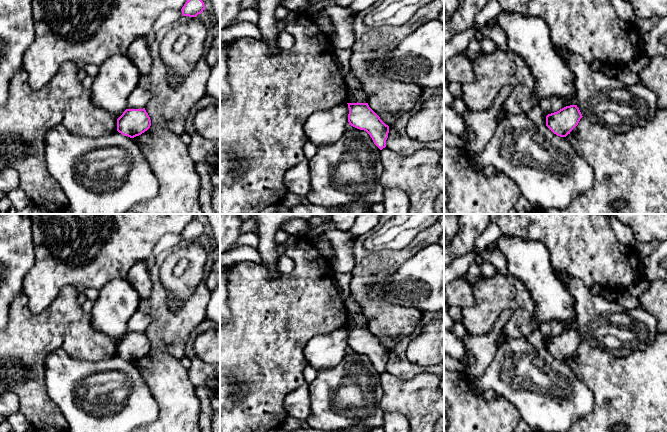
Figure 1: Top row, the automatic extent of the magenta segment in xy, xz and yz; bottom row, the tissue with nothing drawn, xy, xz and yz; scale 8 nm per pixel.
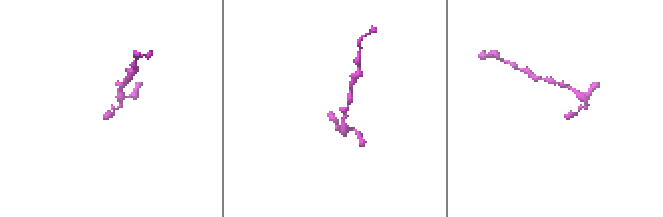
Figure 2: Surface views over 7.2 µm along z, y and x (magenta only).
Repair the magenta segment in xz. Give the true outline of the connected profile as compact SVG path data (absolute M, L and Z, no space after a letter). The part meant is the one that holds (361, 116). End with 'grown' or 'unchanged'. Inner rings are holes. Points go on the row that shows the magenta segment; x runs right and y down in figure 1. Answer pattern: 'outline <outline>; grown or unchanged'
outline M347 103L349 125L366 131L374 144L382 150L386 147L389 126L369 107L368 103Z; unchanged

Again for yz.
outline M570 105L546 116L546 126L557 136L566 137L578 125L582 114L577 105Z; unchanged

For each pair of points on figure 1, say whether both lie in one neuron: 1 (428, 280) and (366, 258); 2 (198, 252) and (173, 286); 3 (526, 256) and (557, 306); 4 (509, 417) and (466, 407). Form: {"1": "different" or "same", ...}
{"1": "different", "2": "same", "3": "same", "4": "same"}

